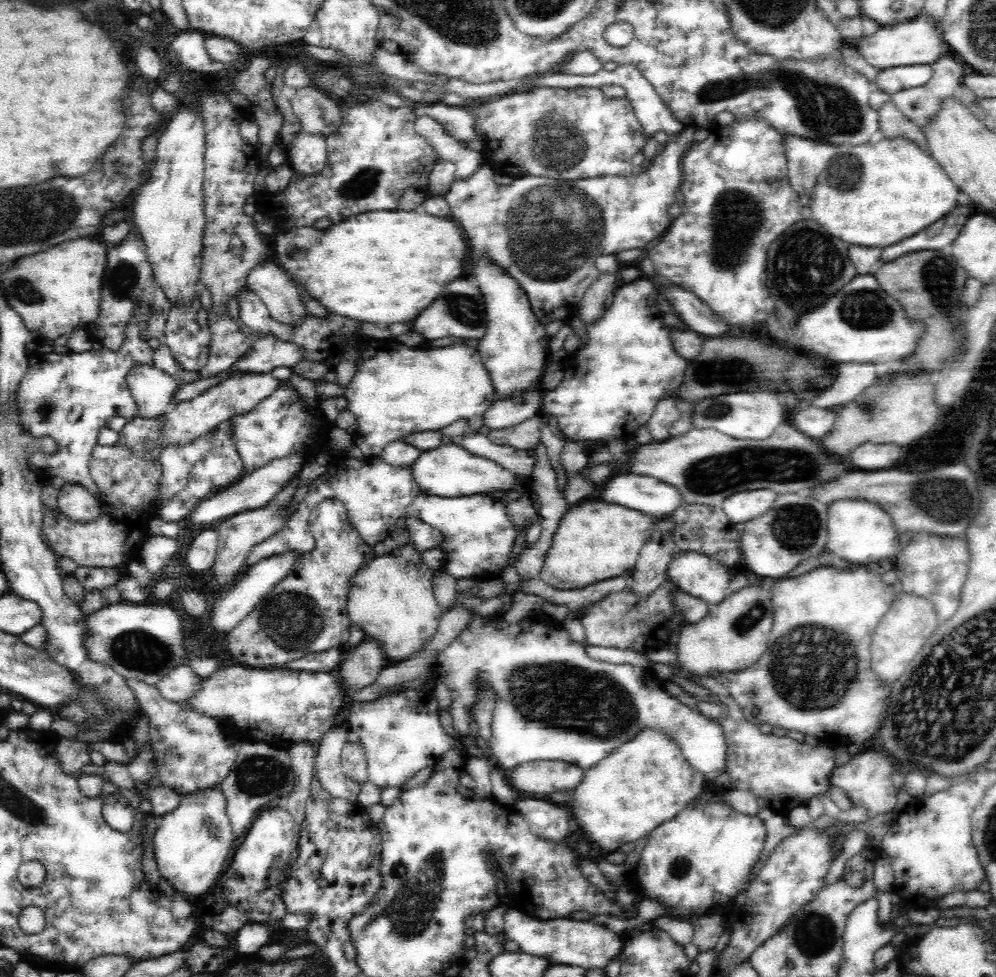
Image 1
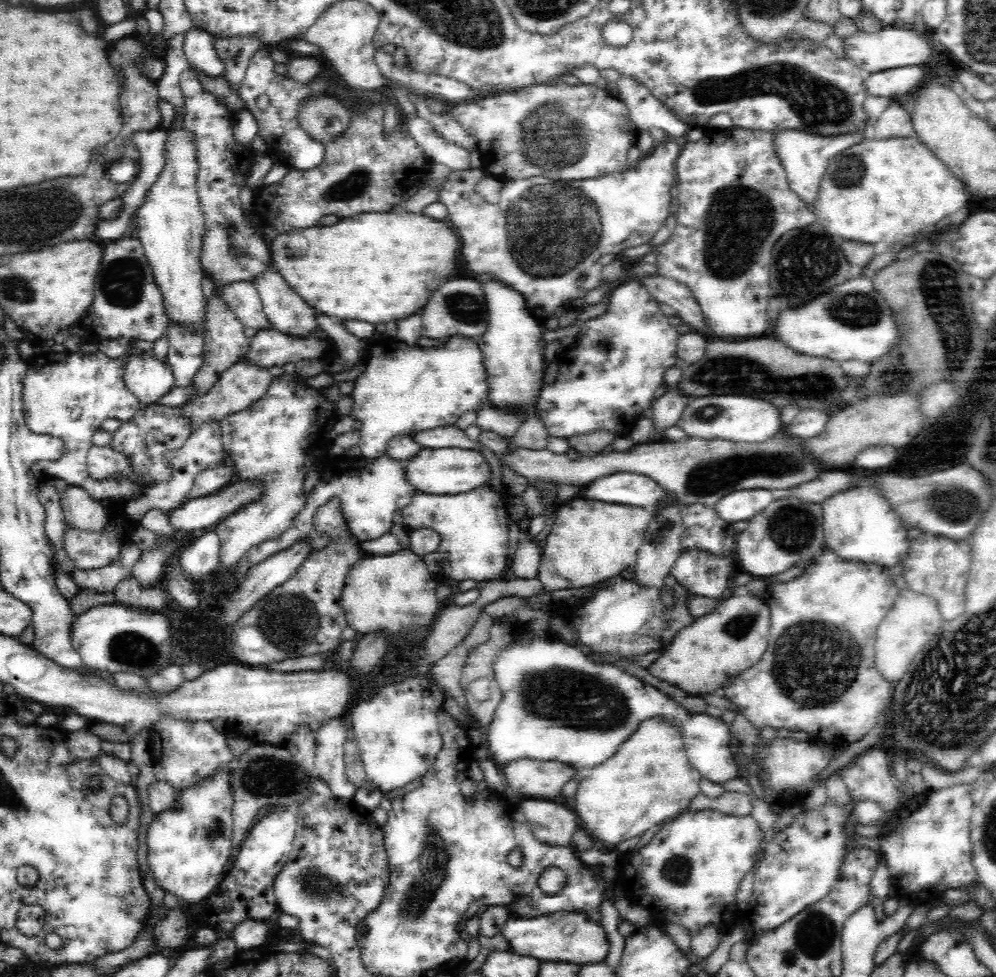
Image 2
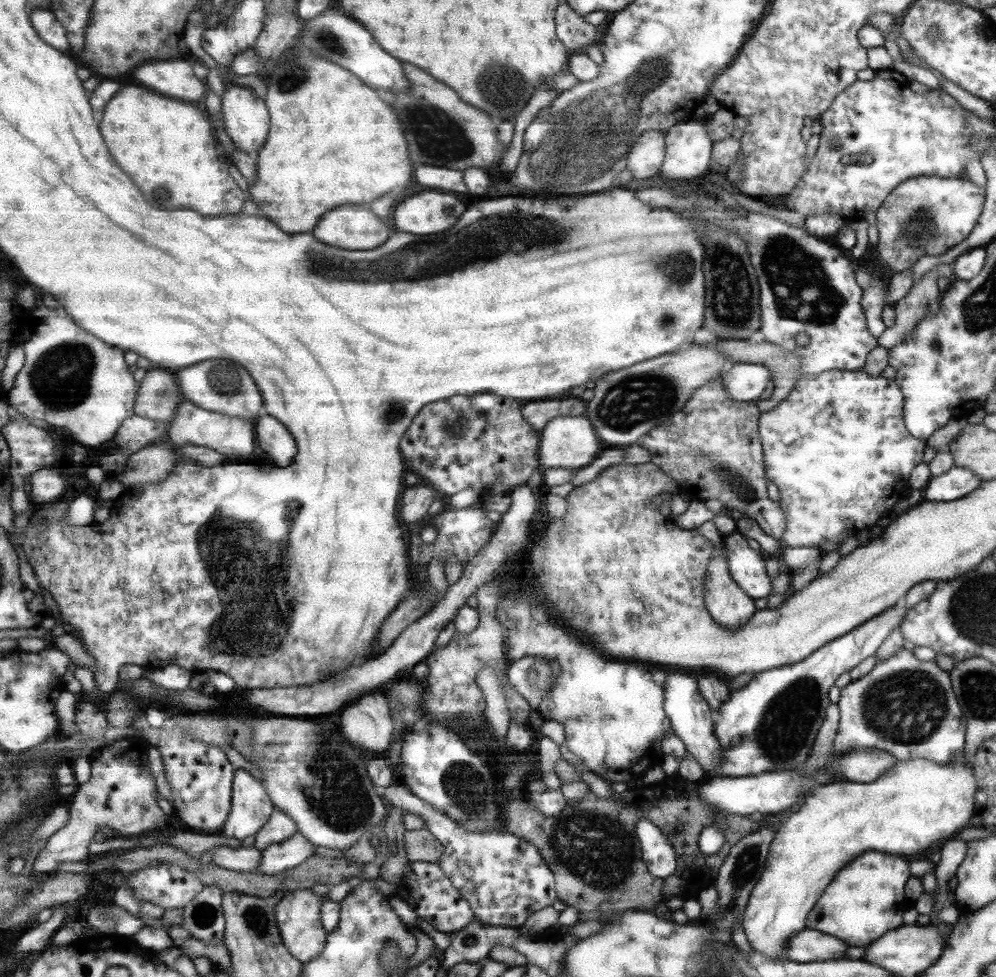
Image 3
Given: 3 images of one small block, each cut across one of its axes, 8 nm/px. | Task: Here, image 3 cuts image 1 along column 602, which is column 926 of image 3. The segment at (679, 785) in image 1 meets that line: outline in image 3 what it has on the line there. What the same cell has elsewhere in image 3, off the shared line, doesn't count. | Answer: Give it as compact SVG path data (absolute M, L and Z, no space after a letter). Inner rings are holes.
M964 752L948 764L938 764L925 758L898 761L888 772L869 783L838 780L818 785L800 804L798 811L778 825L778 831L769 848L768 862L749 904L742 914L743 928L750 946L758 952L778 959L785 958L783 946L788 939L806 927L809 912L813 910L828 884L844 866L852 863L862 852L890 852L908 856L920 850L928 850L938 840L950 840L970 822L970 808L974 812L976 777L972 770L972 758L965 759Z

